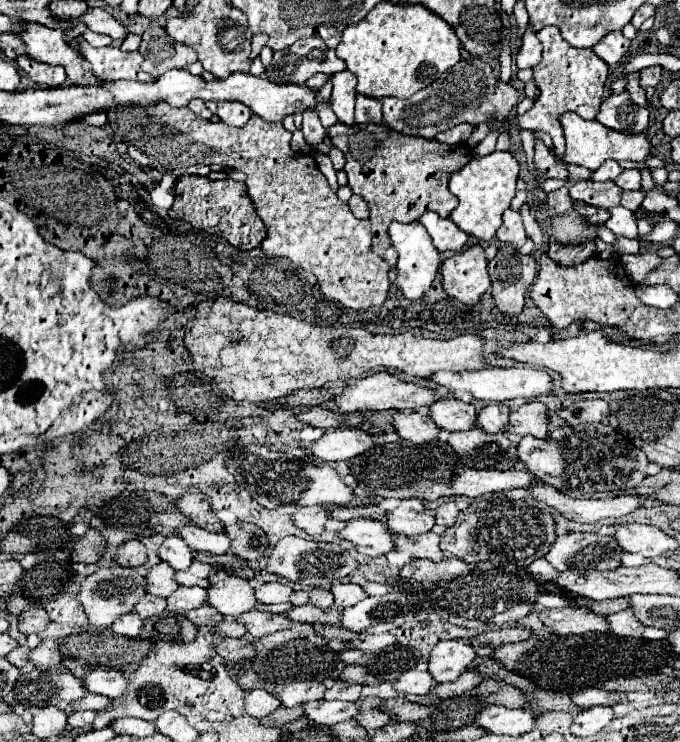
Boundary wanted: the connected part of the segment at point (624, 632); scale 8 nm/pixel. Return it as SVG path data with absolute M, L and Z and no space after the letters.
M630 609L614 613L614 615L608 615L606 621L608 621L608 629L614 635L620 635L620 637L640 637L642 635L644 625L636 621L636 617L632 615Z

